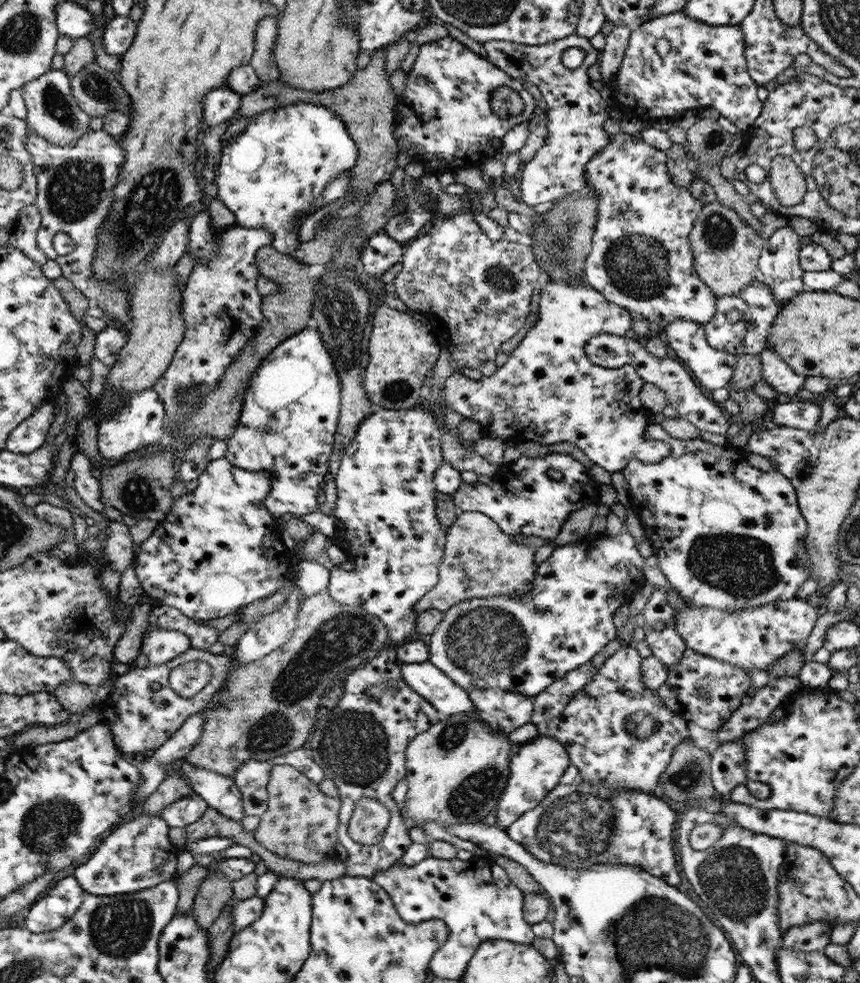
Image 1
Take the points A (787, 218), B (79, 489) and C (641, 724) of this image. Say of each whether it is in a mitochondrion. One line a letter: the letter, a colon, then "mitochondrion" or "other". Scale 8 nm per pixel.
A: other
B: other
C: mitochondrion

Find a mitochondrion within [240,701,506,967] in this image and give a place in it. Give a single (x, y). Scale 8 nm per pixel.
(354, 746)

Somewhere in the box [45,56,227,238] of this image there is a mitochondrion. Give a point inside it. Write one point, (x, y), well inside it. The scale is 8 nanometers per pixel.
(103, 92)

